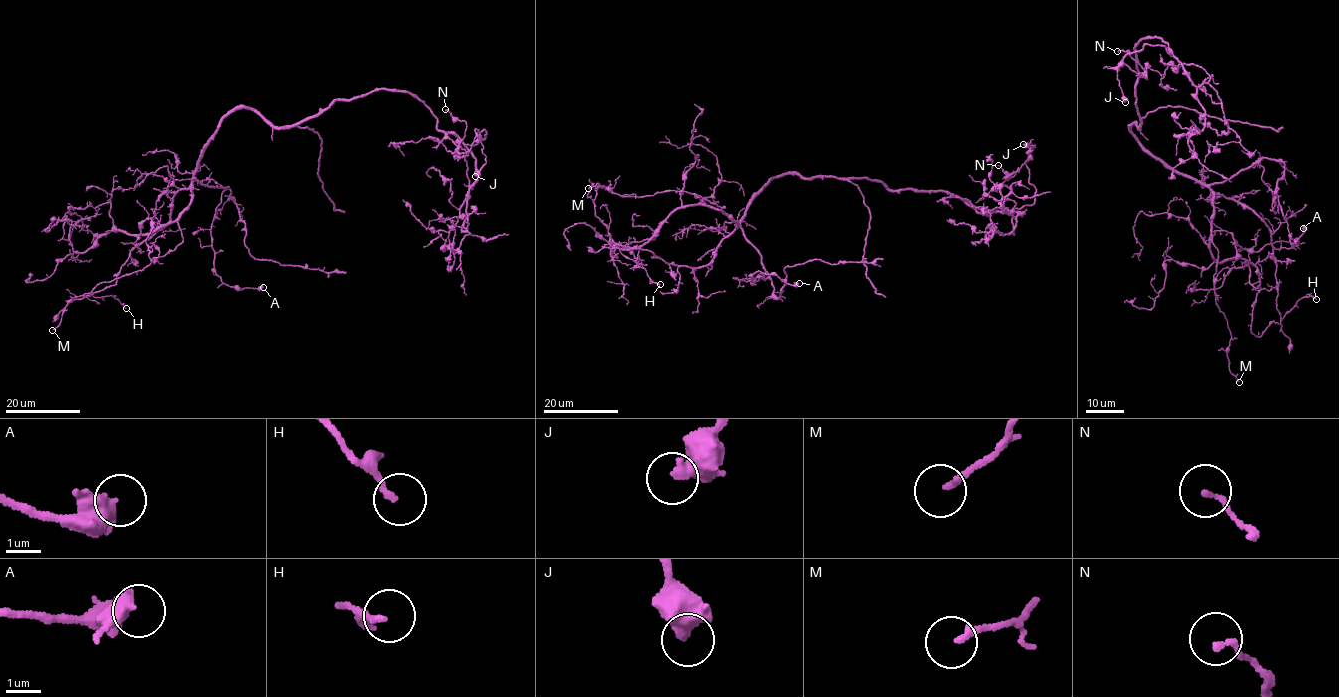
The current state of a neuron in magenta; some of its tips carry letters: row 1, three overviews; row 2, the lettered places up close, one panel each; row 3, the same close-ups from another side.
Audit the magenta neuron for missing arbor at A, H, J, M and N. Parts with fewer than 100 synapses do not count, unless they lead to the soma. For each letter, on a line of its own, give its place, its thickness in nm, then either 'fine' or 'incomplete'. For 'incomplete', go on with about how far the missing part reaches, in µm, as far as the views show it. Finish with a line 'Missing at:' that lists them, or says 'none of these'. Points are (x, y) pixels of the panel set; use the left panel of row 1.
A: (263, 287) | 400 nm | fine
H: (126, 308) | 160 nm | fine
J: (475, 176) | 480 nm | fine
M: (52, 330) | 200 nm | fine
N: (445, 109) | 150 nm | fine
Missing at: none of these

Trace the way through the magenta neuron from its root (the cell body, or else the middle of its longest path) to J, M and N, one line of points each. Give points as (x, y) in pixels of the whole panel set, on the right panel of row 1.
J: (1138, 127), (1134, 46), (1149, 36), (1168, 44), (1170, 56), (1145, 44), (1124, 58), (1117, 80), (1125, 102)
M: (1138, 127), (1134, 123), (1131, 130), (1150, 153), (1213, 195), (1214, 294), (1230, 332), (1229, 370), (1239, 382)
N: (1138, 127), (1134, 46), (1155, 36), (1172, 54), (1146, 44), (1128, 53), (1143, 77), (1117, 51)

